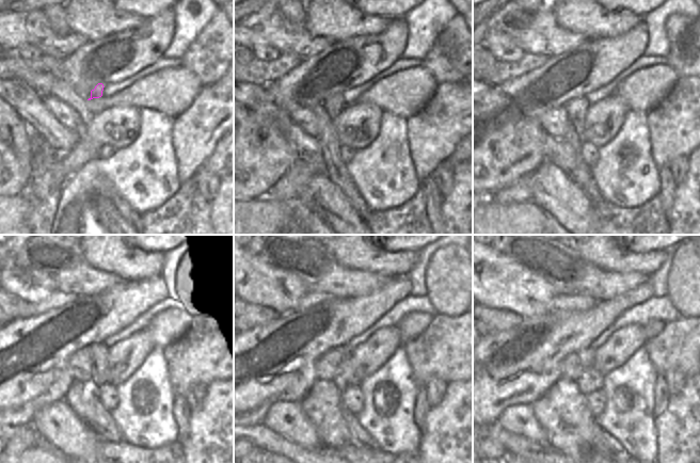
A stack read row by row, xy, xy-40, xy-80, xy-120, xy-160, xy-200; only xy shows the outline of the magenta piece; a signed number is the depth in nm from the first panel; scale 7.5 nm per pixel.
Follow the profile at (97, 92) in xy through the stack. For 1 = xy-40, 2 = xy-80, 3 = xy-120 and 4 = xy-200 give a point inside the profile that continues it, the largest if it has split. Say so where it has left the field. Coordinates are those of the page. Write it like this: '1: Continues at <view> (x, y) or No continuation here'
1: Continues at xy-40 (335, 104)
2: Continues at xy-80 (576, 109)
3: Continues at xy-120 (99, 371)
4: Continues at xy-200 (591, 380)

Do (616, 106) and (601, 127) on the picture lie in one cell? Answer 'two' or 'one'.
one

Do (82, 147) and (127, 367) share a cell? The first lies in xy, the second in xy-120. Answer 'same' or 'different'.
same

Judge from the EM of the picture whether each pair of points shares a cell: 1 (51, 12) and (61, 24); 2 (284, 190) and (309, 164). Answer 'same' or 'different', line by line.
1: same
2: same

